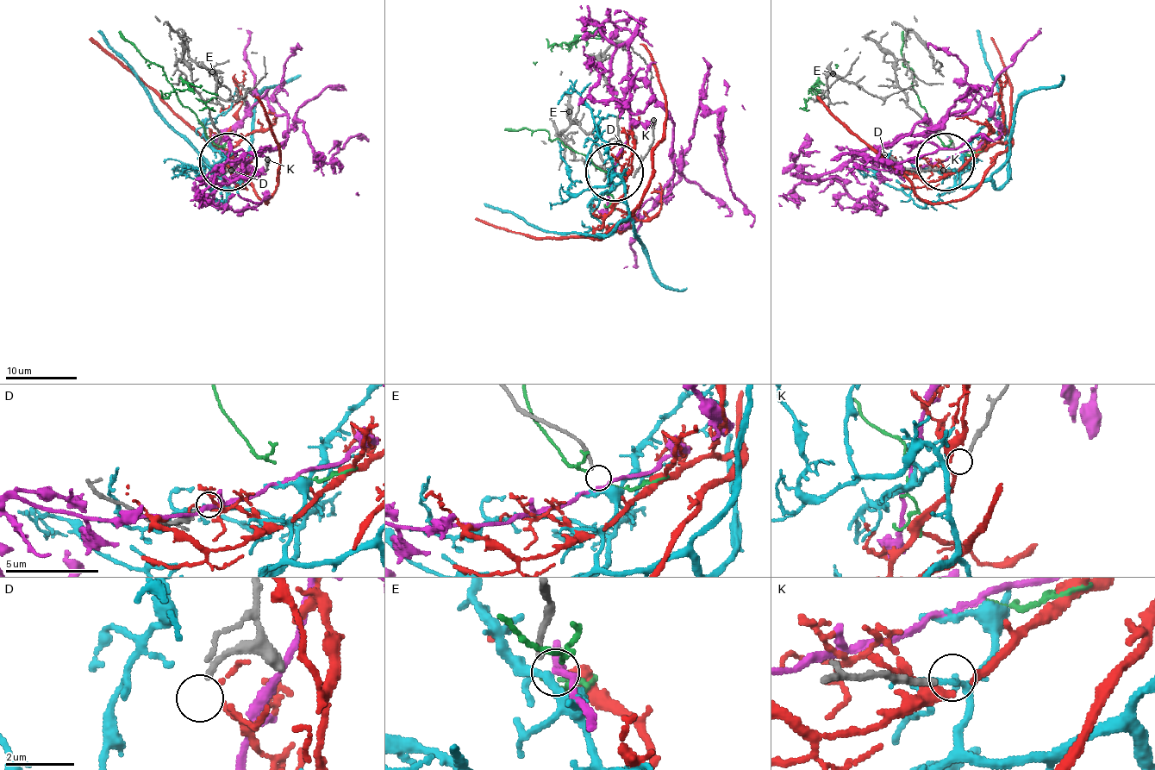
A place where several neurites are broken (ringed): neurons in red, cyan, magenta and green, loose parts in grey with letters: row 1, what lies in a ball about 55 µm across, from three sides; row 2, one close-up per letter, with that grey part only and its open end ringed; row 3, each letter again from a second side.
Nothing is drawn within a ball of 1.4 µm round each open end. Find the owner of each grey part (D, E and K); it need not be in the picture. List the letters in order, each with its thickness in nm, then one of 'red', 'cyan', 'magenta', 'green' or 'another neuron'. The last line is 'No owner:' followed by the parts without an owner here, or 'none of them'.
D: calibre 160 nm; another neuron
E: calibre 180 nm; another neuron
K: calibre 180 nm; red
No owner: D, E

